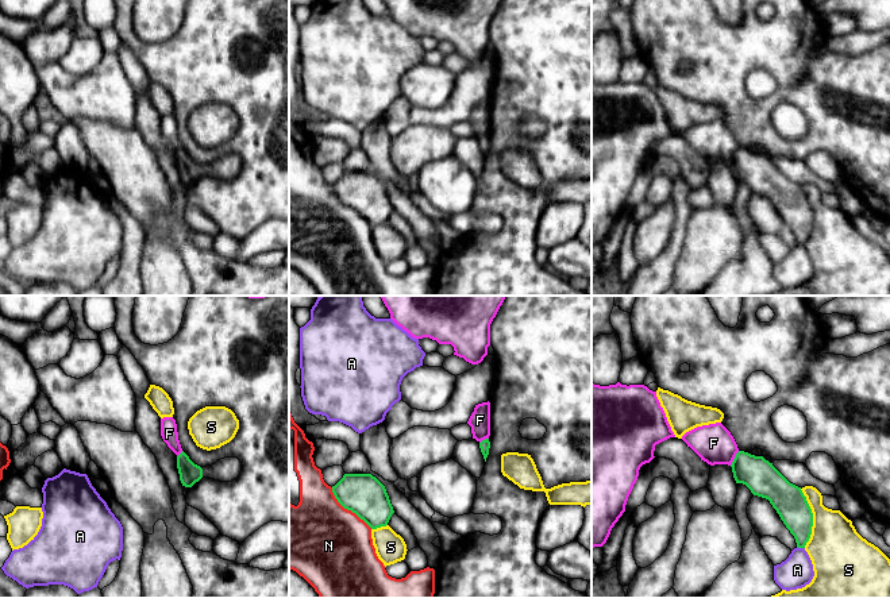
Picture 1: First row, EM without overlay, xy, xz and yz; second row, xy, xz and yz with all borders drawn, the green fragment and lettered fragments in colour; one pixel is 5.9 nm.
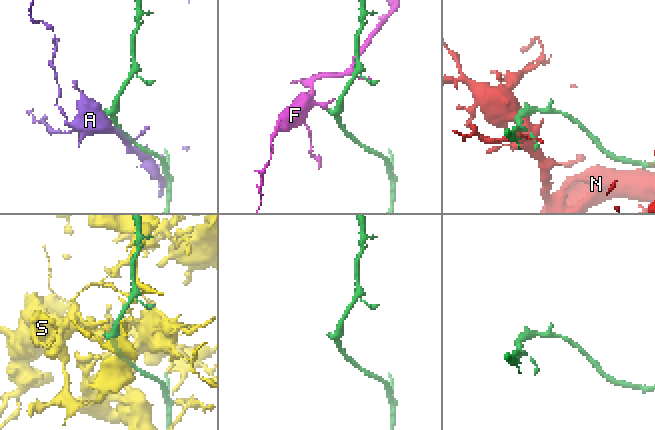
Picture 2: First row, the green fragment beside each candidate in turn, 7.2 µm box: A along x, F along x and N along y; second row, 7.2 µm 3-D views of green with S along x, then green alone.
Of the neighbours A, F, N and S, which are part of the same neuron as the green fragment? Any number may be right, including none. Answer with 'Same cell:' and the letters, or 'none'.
Same cell: none

